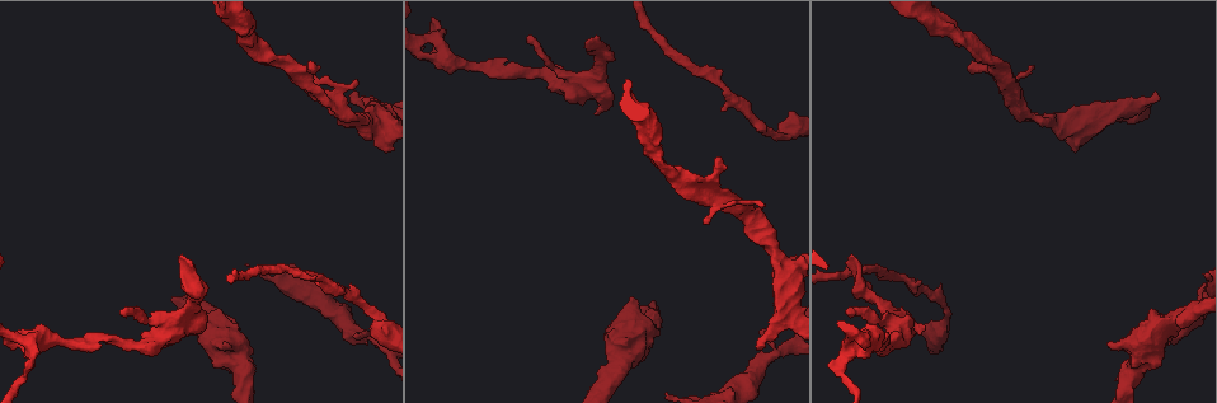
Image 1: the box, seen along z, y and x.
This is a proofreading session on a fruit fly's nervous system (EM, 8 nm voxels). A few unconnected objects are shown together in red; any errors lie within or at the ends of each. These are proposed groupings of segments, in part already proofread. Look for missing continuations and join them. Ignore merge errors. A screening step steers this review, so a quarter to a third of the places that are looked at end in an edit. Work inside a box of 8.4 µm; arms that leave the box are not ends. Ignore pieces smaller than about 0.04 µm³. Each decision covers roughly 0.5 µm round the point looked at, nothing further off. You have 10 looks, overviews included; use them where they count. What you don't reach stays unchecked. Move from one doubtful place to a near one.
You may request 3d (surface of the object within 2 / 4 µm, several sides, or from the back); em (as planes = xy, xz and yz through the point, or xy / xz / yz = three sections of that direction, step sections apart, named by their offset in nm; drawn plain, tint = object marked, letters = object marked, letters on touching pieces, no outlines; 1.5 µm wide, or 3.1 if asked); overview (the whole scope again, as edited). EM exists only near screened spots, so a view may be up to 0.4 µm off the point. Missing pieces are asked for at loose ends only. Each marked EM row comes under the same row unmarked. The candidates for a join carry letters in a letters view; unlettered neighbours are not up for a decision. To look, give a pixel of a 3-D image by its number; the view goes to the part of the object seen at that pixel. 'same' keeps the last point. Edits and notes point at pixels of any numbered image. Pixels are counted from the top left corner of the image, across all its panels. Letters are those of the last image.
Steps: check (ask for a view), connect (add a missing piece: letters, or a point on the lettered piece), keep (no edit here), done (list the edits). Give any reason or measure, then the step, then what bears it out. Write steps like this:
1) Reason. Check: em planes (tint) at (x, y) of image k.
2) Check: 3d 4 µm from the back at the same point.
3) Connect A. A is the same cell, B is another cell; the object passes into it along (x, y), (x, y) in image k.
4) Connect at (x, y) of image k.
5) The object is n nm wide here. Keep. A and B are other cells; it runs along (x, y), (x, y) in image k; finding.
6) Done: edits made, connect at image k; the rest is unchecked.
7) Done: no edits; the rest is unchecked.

Branch stops here. Check: em planes (tint) at (703, 223) of image 1.

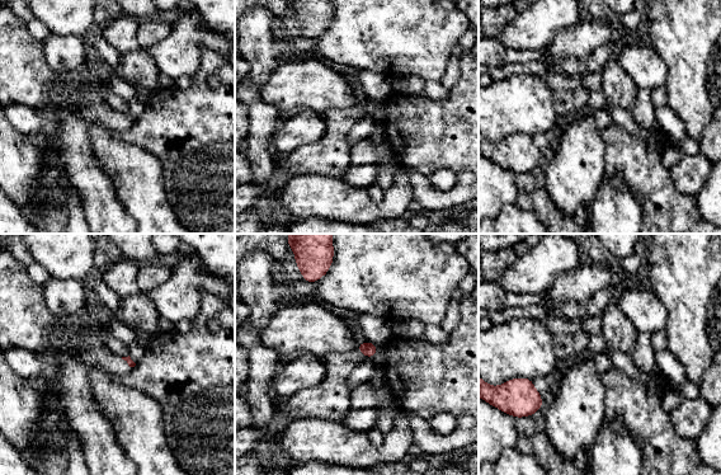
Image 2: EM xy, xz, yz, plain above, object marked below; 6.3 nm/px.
What lies round it. Check: em planes (letters) at the same point.

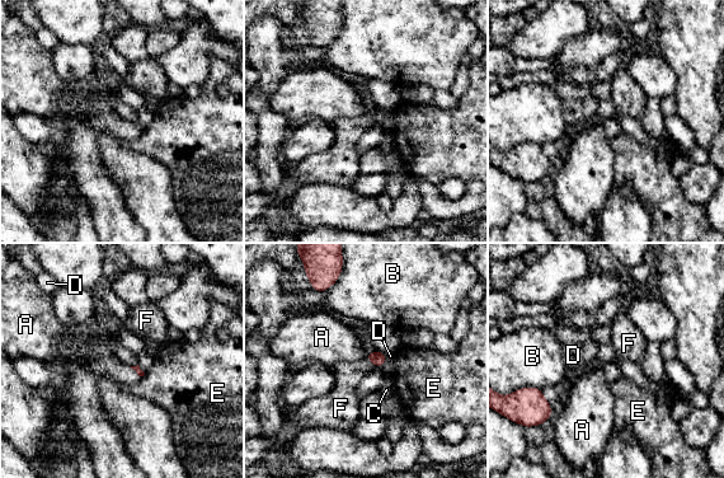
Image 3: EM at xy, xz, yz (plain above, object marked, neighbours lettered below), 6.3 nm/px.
The longest contact is with B, 110 nm. Keep. A, B, C, D, E and F are other cells; a border runs along (365, 359), (374, 364) in image 3; no lettered piece goes on from it.

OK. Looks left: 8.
Branch stops here. Check: 3d 2 µm at (590, 43) of image 1.

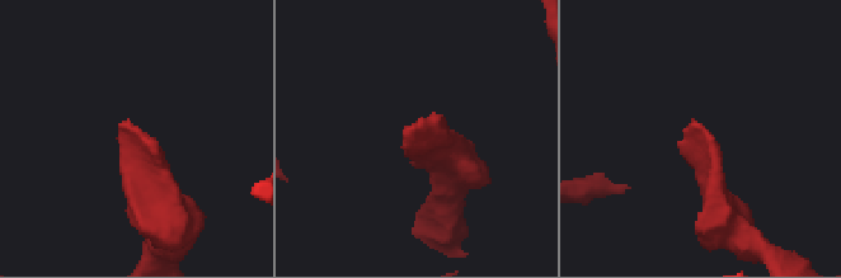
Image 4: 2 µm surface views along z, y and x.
Check: em yz step 8 (tint) at (409, 127) of image 4.

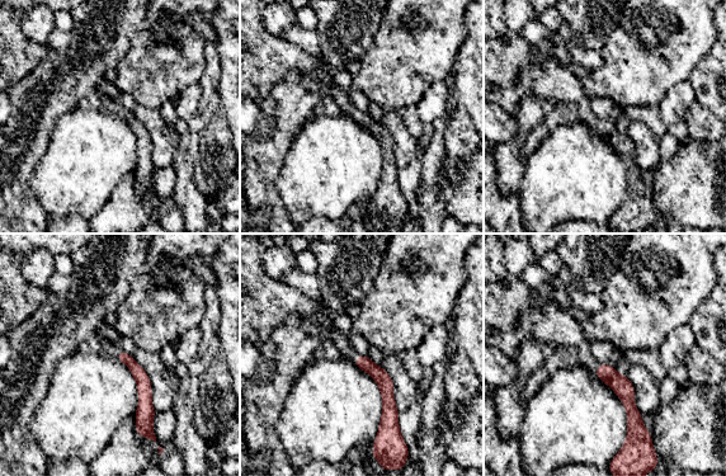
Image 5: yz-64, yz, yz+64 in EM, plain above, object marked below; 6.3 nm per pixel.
Cut it another way. Check: em planes (letters) at the same point.

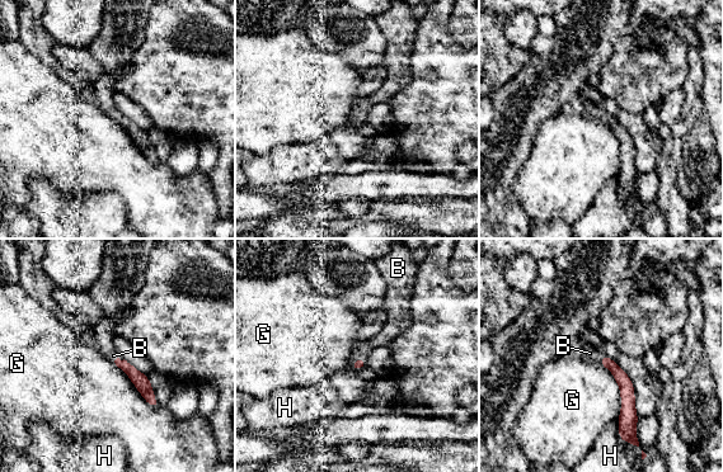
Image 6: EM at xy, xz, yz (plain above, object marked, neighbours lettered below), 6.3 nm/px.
Connect B. B is the same cell, G and H are other cells; the object passes into it along (357, 364), (361, 358), (389, 331) in image 6; it goes on there.

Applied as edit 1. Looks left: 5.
Thin end. Check: em xz step 4 (tint) at (526, 37) of image 1.

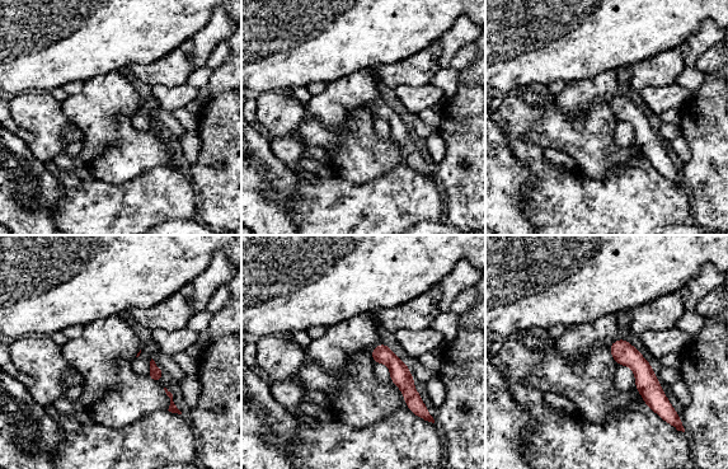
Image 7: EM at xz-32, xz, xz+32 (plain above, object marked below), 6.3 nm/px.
Check: em planes (letters) at the same point.

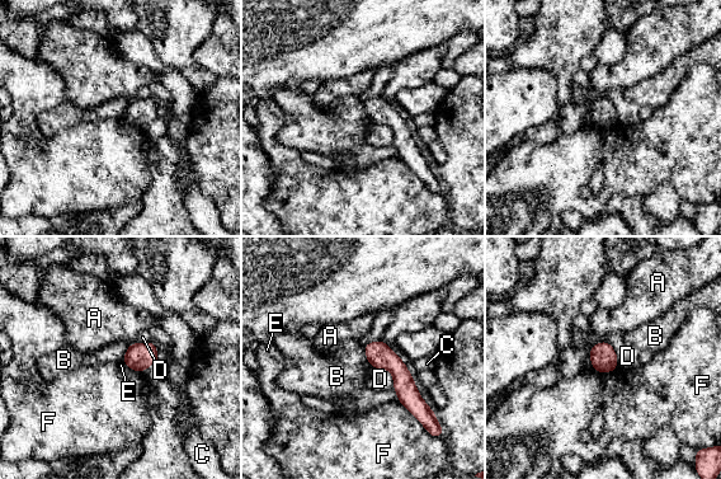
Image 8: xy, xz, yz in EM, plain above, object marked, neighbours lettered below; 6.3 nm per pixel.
The object is 160 nm wide here. Keep. A, B, C, D, E and F are other cells; a border runs along (362, 346), (371, 367) in image 8; no lettered piece goes on from it.

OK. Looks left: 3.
Free end. Check: em planes (letters) at (595, 115) of image 1.

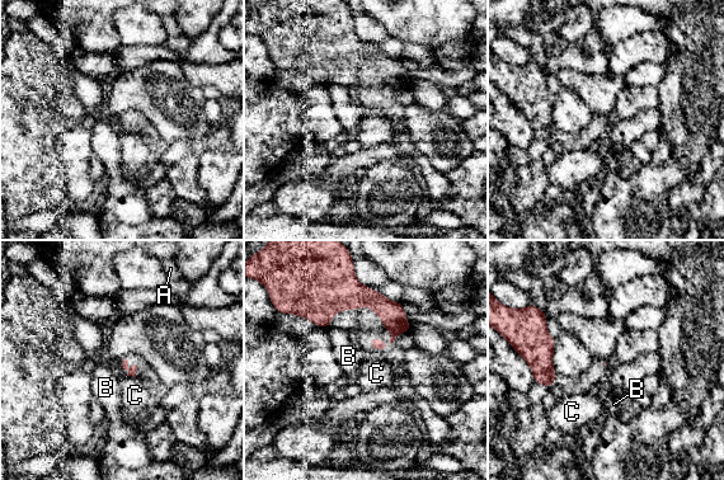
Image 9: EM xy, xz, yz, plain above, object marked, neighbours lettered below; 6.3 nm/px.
Keep. A, B and C are other cells; it runs along (308, 315), (372, 299), (408, 326) in image 9; none of them fits.

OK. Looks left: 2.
Done: edits made, connect at image 6; the rest is unchecked.

